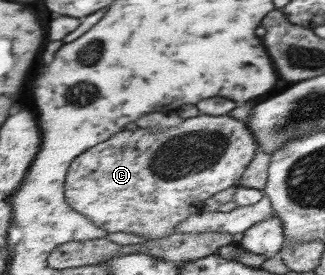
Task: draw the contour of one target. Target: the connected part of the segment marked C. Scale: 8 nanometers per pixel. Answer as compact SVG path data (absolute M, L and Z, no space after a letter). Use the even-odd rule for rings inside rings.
M197 115L184 119L184 123L172 129L124 130L110 140L84 152L70 165L66 180L66 196L69 203L84 216L104 228L109 234L128 232L136 234L141 242L162 240L176 232L176 226L188 216L198 214L207 206L213 194L231 186L240 185L240 174L244 174L256 150L255 138L242 122L233 117ZM222 152L230 156L232 166L214 164Z

